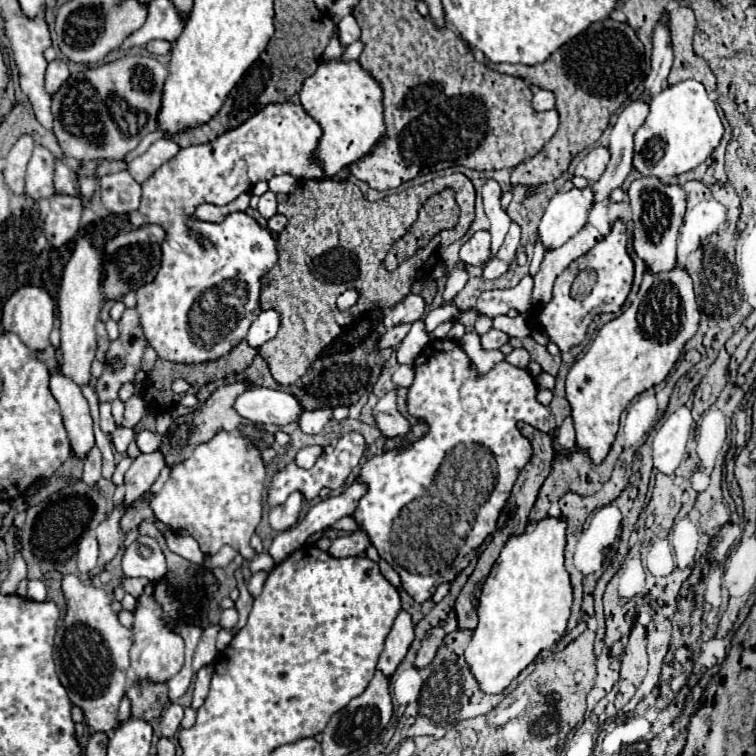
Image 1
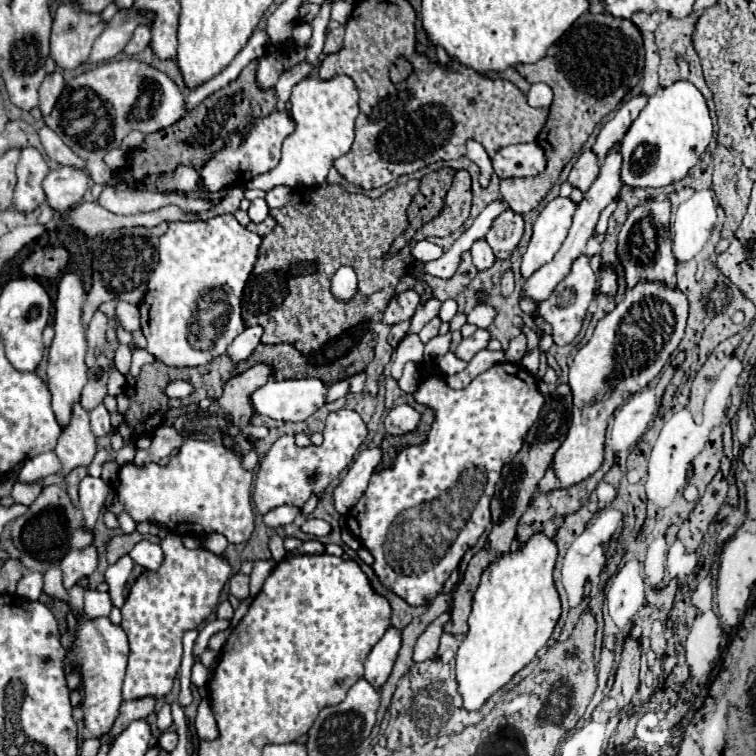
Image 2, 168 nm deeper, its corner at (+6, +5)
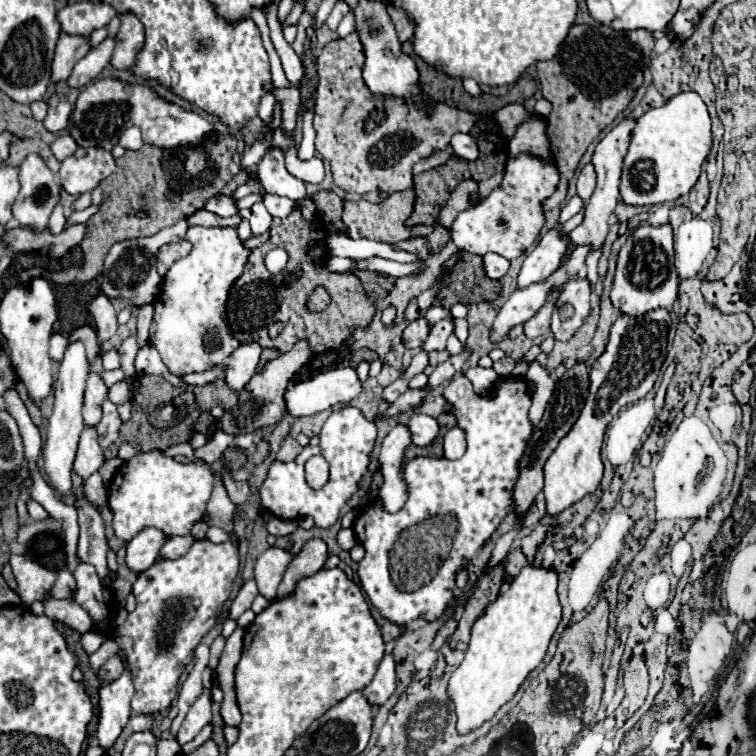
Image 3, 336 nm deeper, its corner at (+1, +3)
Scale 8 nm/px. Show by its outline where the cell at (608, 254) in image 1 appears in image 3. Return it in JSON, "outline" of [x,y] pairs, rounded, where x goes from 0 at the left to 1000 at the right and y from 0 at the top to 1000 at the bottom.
{"outline":[[[758,368],[745,378],[729,423],[729,437],[734,444],[750,444],[753,450],[763,439],[763,434],[779,418],[782,410],[779,392],[782,392],[782,381],[776,370]]]}

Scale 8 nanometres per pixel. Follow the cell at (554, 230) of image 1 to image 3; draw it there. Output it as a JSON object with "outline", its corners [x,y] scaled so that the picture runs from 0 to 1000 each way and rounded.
{"outline":[[[731,302],[697,336],[684,368],[684,381],[692,384],[702,376],[724,370],[739,354],[745,336],[747,336],[747,312],[739,312],[737,302]]]}

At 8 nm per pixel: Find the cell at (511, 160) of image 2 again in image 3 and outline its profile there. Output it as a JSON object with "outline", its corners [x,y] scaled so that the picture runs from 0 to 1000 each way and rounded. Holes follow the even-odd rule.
{"outline":[[[684,206],[684,212],[673,209],[673,214],[671,214],[671,220],[668,220],[668,235],[665,235],[665,241],[663,241],[663,243],[660,243],[660,246],[657,246],[657,249],[655,249],[655,251],[652,251],[652,254],[649,254],[649,257],[647,257],[647,259],[644,259],[644,262],[642,262],[639,267],[631,267],[628,272],[623,272],[623,275],[612,278],[612,280],[610,280],[610,283],[607,283],[607,286],[604,286],[602,291],[599,291],[599,296],[597,296],[594,307],[597,307],[597,320],[599,320],[599,323],[602,323],[602,325],[604,325],[607,331],[615,331],[615,333],[626,333],[626,336],[636,336],[636,339],[639,339],[639,336],[647,336],[647,333],[652,333],[652,336],[660,336],[660,339],[665,339],[665,341],[671,341],[671,344],[679,344],[679,341],[687,341],[689,336],[694,336],[694,333],[697,333],[697,331],[700,331],[700,328],[702,328],[702,325],[708,323],[708,317],[710,317],[710,312],[713,312],[716,302],[721,299],[721,283],[718,283],[718,267],[721,267],[721,265],[724,265],[724,262],[726,262],[726,259],[729,259],[729,257],[734,254],[734,249],[737,249],[737,243],[739,243],[739,228],[737,228],[737,222],[734,222],[734,220],[731,220],[731,222],[721,222],[721,217],[710,217],[710,212],[705,212],[705,206]],[[663,243],[679,243],[679,254],[668,254],[668,249],[663,249]],[[663,291],[668,291],[668,296],[673,296],[673,302],[668,302],[668,307],[663,307]]]}

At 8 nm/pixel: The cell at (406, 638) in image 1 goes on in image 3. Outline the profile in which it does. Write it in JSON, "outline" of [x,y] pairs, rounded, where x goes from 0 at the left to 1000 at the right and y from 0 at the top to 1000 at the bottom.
{"outline":[[[509,865],[493,899],[480,910],[480,921],[491,934],[507,934],[522,915],[522,873],[520,865]]]}

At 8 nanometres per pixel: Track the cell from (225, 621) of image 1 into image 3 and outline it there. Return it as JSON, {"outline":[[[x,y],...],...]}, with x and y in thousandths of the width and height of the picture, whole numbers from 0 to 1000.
{"outline":[[[335,767],[324,770],[324,772],[321,772],[321,778],[316,780],[313,791],[311,791],[311,794],[308,794],[308,799],[306,799],[306,817],[308,817],[308,820],[313,820],[324,807],[329,807],[340,786],[343,786],[343,783],[340,783],[340,772],[337,772]]]}

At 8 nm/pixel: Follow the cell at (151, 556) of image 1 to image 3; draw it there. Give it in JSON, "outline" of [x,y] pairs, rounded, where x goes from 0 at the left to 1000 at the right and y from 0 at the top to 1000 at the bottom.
{"outline":[[[245,706],[245,709],[229,709],[229,712],[224,712],[221,717],[218,717],[218,722],[213,725],[213,735],[216,738],[237,738],[237,735],[242,735],[242,733],[247,733],[247,728],[255,722],[255,717],[258,717],[258,712],[253,709],[253,706]]]}

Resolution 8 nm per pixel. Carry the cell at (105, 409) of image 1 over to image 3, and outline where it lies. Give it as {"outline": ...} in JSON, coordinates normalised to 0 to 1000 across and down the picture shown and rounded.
{"outline":[[[142,526],[136,532],[136,553],[128,561],[128,571],[131,571],[131,590],[134,593],[144,593],[155,579],[157,579],[157,563],[160,563],[160,553],[155,548],[152,534]]]}

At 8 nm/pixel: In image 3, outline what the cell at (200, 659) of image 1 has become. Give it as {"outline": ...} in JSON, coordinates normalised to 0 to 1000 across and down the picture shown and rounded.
{"outline":[[[269,915],[258,931],[250,937],[239,963],[237,963],[237,971],[234,971],[234,981],[242,987],[247,981],[253,981],[263,966],[279,955],[279,923],[276,923],[276,915]]]}

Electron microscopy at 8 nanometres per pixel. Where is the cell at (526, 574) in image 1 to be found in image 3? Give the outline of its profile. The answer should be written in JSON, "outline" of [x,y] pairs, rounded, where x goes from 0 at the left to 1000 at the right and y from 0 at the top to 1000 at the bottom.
{"outline":[[[697,749],[673,778],[663,778],[657,794],[642,807],[642,815],[628,823],[615,870],[591,905],[591,918],[602,931],[607,971],[618,971],[649,952],[684,918],[700,889],[721,870],[739,823],[742,799],[737,791],[734,754]]]}

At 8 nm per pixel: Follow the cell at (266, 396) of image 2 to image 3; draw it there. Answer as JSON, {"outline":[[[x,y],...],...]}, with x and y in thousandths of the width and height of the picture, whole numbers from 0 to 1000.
{"outline":[[[438,487],[419,495],[406,505],[393,505],[380,513],[380,545],[388,550],[411,550],[425,542],[435,542],[443,534],[454,534],[475,524],[480,505],[472,497],[472,489]]]}

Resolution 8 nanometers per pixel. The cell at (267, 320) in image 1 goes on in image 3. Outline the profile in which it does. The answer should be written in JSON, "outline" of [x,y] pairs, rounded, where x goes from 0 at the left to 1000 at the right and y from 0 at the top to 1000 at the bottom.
{"outline":[[[324,455],[324,458],[316,458],[303,471],[298,505],[308,519],[319,519],[324,513],[324,508],[332,503],[332,497],[337,495],[337,487],[343,481],[343,468],[345,468],[343,455]]]}

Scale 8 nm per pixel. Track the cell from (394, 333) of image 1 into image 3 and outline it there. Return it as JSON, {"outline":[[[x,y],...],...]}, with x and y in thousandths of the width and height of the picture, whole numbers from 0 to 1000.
{"outline":[[[554,421],[554,423],[546,423],[536,439],[533,439],[533,452],[536,452],[536,460],[557,460],[560,452],[565,450],[567,444],[567,426],[562,421]]]}

